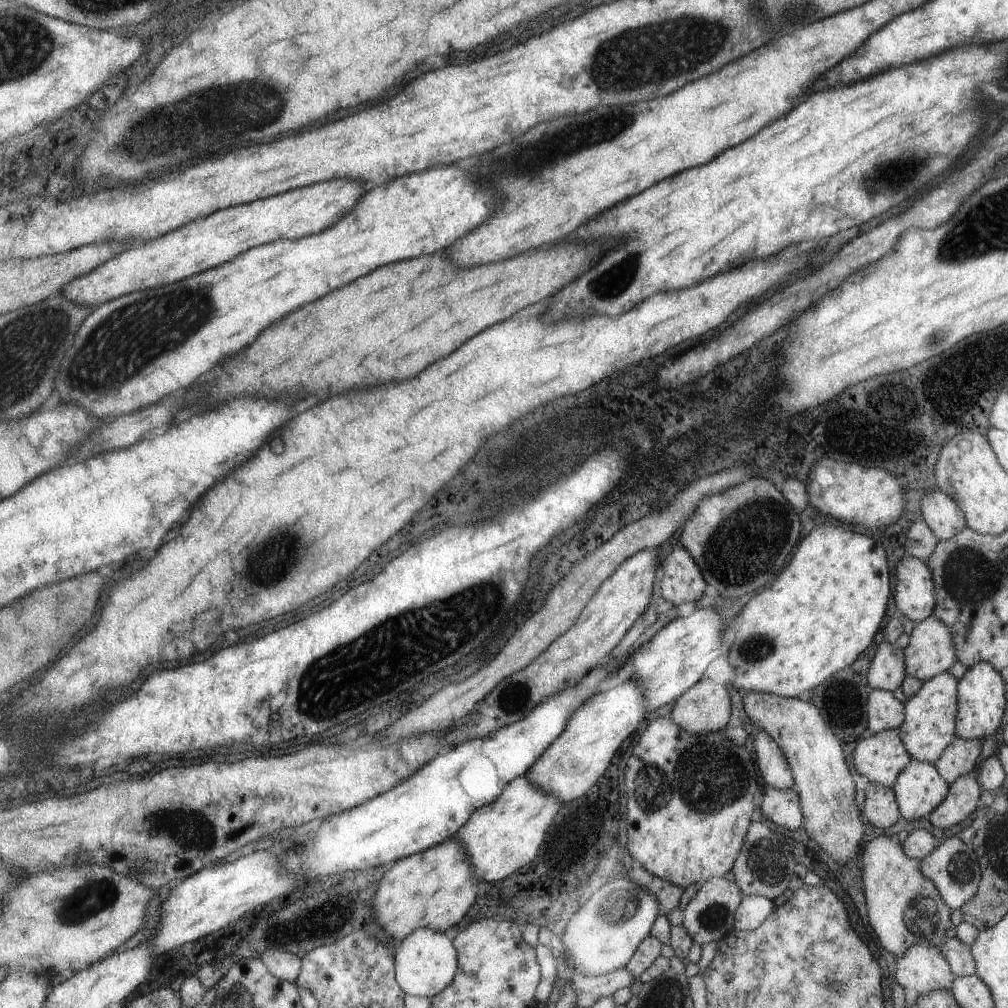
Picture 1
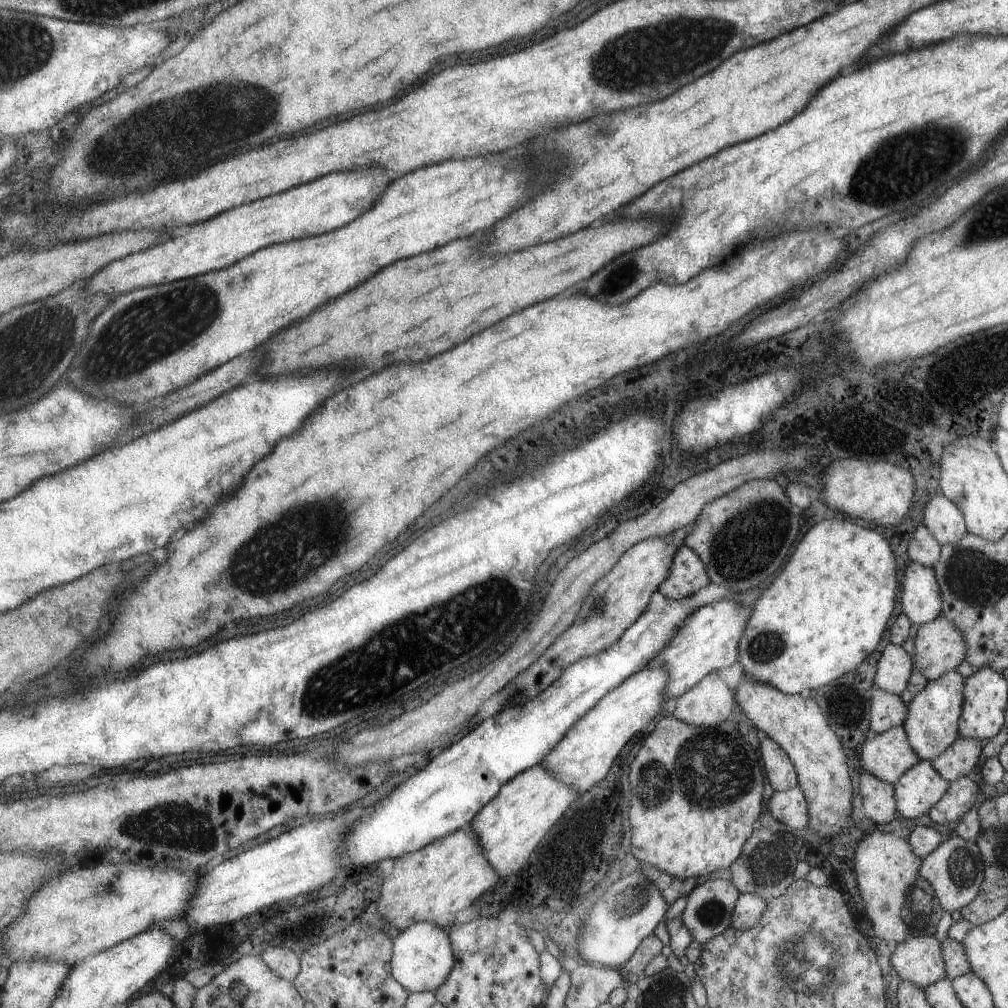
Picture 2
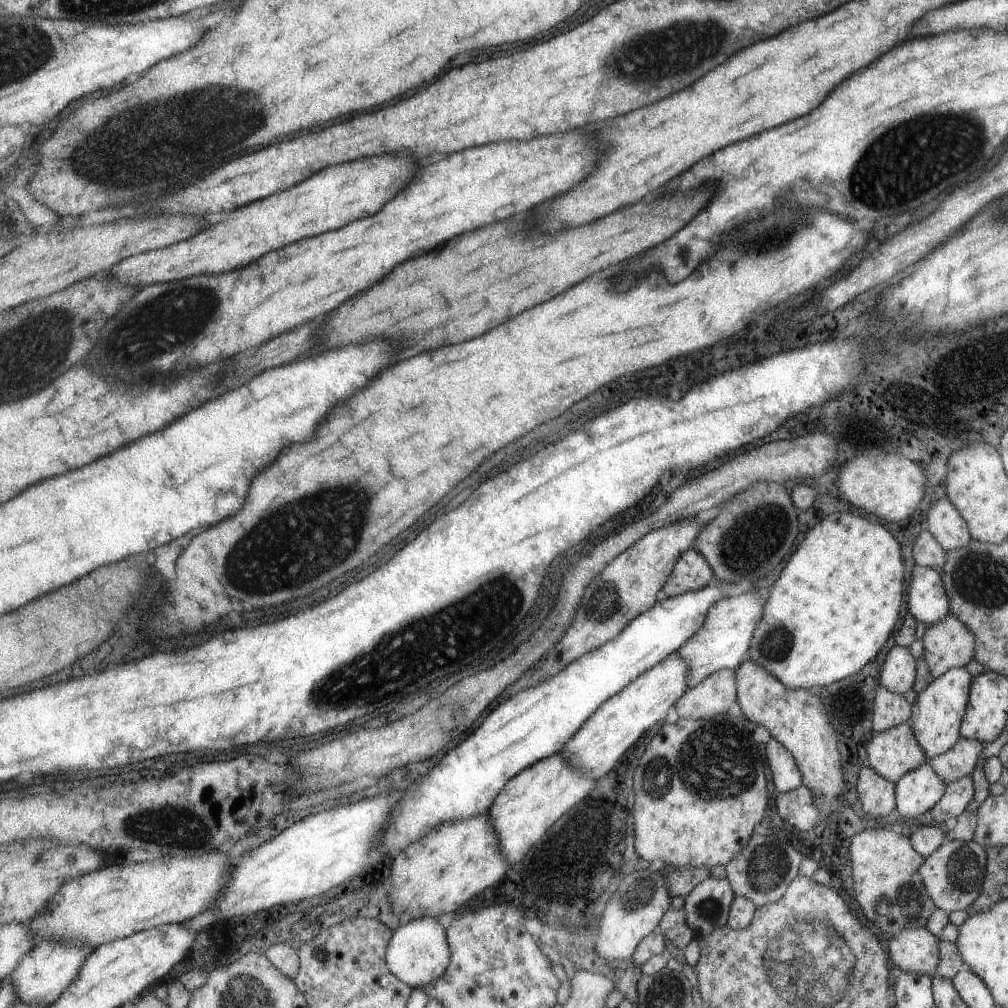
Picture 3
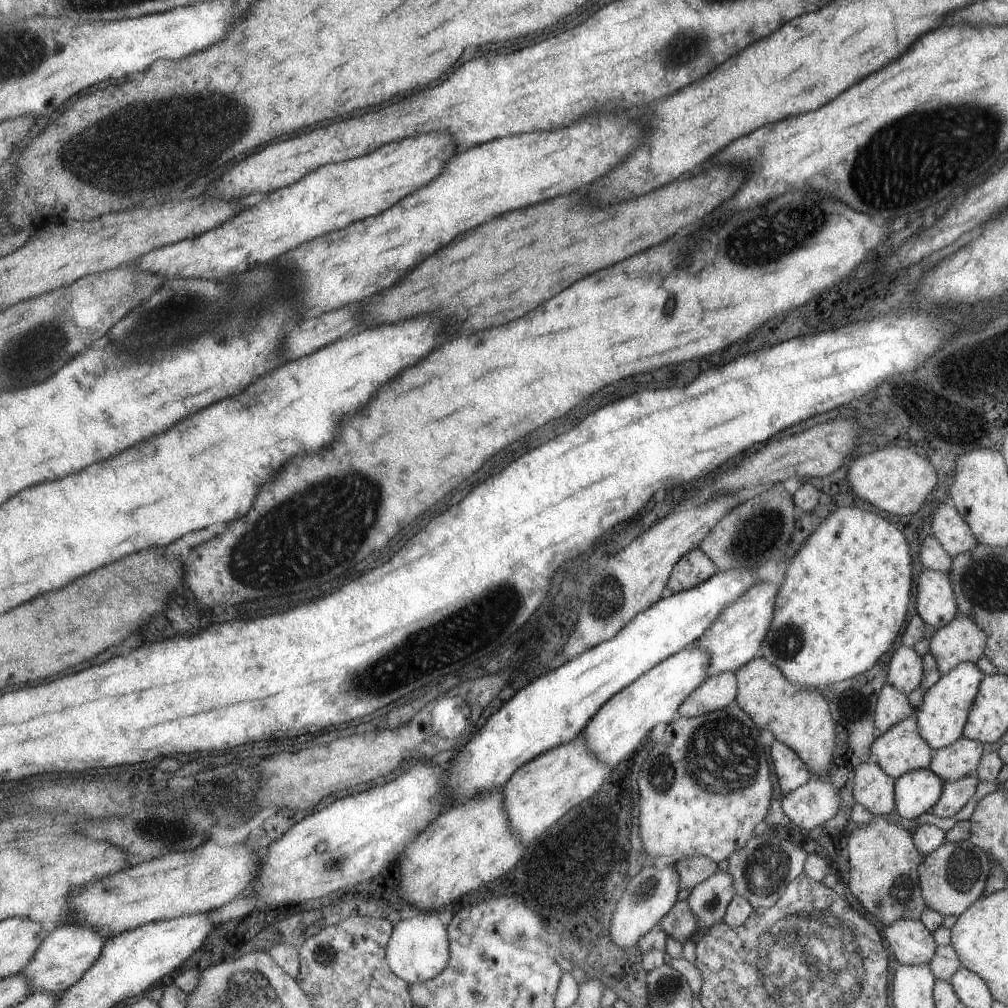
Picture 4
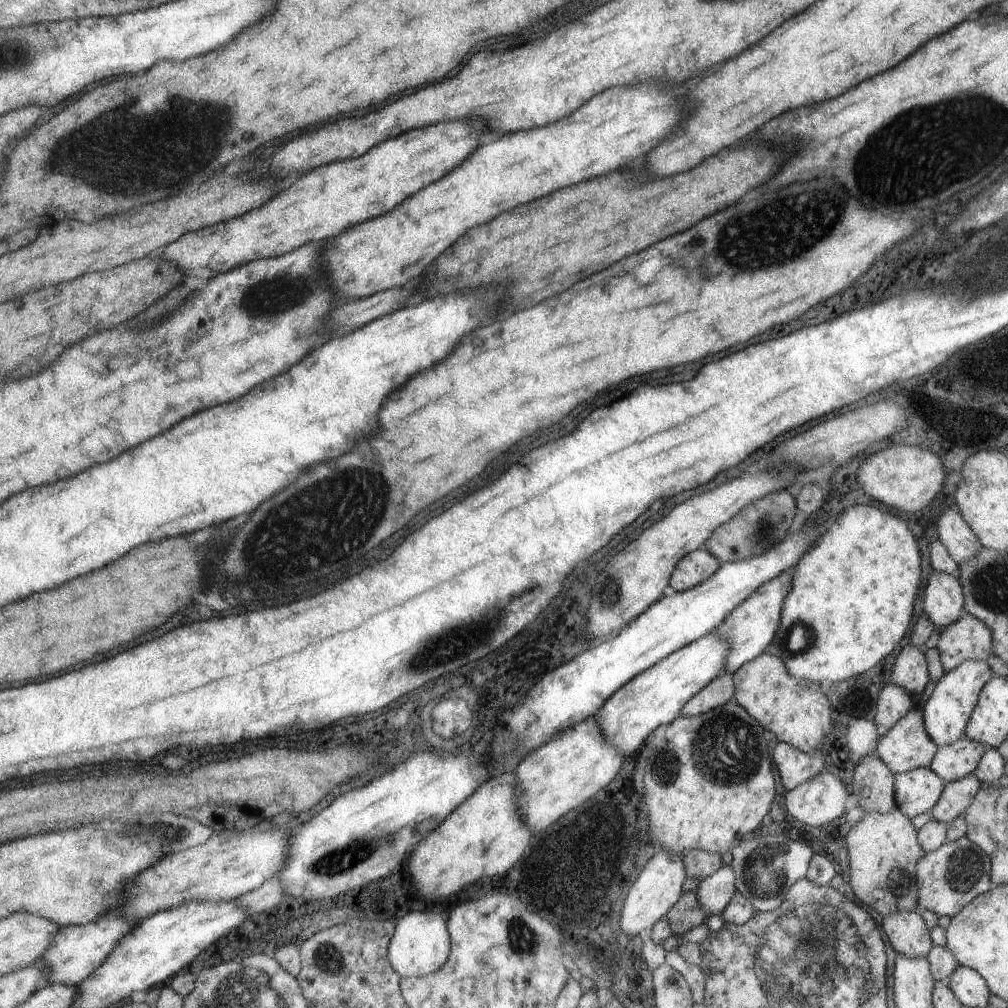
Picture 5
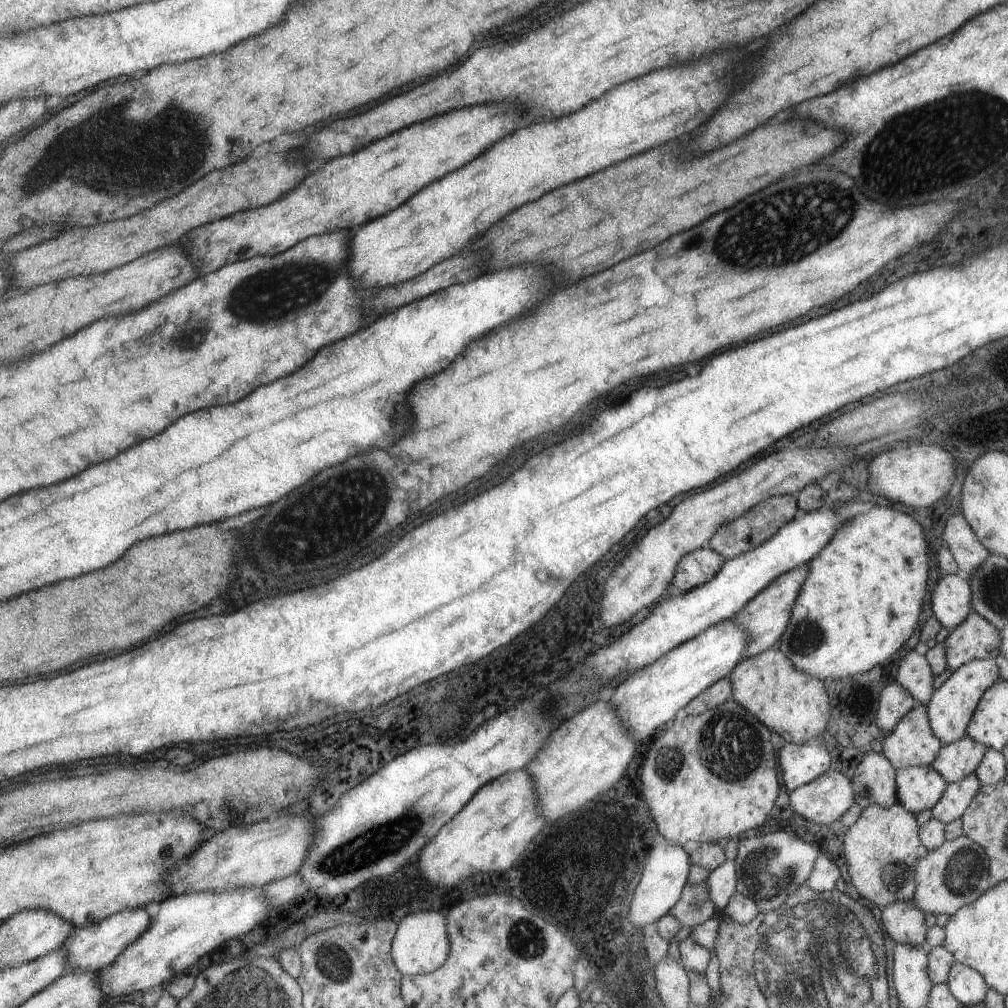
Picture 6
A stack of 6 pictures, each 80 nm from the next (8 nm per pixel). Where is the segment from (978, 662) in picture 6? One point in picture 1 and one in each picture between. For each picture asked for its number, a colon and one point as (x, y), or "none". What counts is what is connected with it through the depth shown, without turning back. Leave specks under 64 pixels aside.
1: (929, 719)
2: (931, 725)
3: (936, 714)
4: (940, 718)
5: (946, 711)

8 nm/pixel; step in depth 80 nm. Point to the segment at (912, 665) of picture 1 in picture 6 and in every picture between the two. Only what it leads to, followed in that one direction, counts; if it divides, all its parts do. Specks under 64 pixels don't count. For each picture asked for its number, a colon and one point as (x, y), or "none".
2: (939, 647)
3: (948, 644)
4: (961, 639)
5: (967, 639)
6: (975, 638)

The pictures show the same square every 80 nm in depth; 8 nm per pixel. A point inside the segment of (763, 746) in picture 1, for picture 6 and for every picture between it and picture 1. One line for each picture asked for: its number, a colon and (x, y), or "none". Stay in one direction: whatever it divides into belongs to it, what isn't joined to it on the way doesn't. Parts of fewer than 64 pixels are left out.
2: (780, 773)
3: (786, 775)
4: (791, 772)
5: (794, 766)
6: (799, 764)

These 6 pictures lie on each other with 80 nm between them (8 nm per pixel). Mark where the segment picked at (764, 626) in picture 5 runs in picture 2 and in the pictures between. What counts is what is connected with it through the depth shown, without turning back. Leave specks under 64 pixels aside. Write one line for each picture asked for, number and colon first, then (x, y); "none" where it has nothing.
2: (709, 639)
3: (723, 641)
4: (736, 635)

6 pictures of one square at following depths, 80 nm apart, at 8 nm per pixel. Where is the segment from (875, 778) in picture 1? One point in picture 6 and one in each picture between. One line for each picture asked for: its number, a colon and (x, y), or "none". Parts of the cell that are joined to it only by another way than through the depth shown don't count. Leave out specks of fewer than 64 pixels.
2: (886, 755)
3: (891, 753)
4: (898, 750)
5: (905, 746)
6: (912, 742)

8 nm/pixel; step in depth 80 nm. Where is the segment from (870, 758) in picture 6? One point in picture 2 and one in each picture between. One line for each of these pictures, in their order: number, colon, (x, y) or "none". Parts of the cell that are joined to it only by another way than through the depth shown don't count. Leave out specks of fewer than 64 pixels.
2: (878, 798)
3: (877, 796)
4: (873, 789)
5: (873, 785)

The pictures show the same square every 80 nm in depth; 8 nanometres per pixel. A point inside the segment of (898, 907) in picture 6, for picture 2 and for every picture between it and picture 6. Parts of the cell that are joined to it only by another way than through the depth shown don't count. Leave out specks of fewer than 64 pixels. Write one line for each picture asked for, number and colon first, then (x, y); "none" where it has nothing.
2: (919, 960)
3: (916, 950)
4: (911, 943)
5: (907, 933)

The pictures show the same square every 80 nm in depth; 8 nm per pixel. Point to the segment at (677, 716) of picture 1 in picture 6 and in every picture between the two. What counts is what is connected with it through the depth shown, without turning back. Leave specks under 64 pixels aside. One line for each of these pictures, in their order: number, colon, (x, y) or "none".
2: (709, 703)
3: (717, 693)
4: (717, 692)
5: (722, 689)
6: (722, 691)

